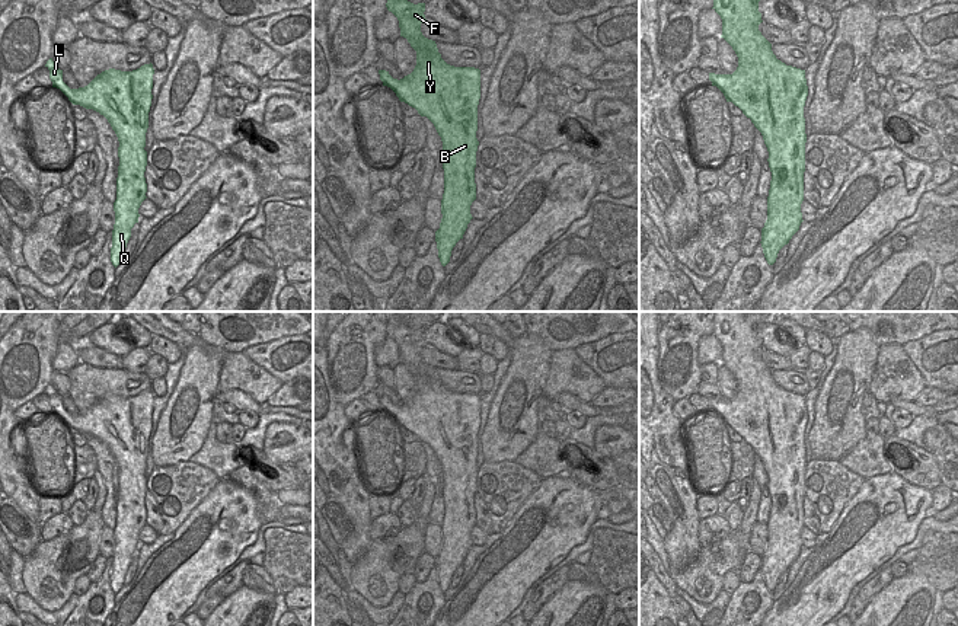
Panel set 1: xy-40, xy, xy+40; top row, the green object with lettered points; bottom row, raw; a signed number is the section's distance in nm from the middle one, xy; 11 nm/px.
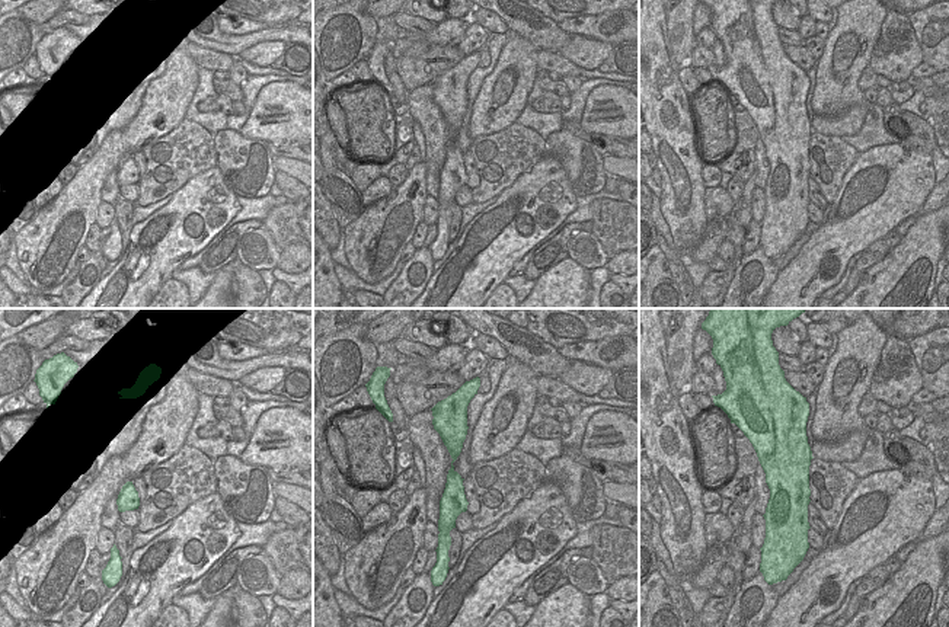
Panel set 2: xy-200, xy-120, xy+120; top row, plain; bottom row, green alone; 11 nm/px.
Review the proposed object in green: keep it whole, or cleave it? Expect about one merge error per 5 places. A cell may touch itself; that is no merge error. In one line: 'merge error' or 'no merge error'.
no merge error

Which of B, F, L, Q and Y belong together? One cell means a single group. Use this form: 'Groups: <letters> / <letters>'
Groups: B F L Q Y

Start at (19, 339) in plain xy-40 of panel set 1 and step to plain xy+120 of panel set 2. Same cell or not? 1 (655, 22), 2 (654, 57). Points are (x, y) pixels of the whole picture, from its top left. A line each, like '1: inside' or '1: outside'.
1: outside
2: outside

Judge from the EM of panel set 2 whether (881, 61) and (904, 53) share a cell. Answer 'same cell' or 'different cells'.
same cell

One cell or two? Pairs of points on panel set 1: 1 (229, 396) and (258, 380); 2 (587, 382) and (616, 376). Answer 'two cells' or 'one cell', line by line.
1: two cells
2: two cells

